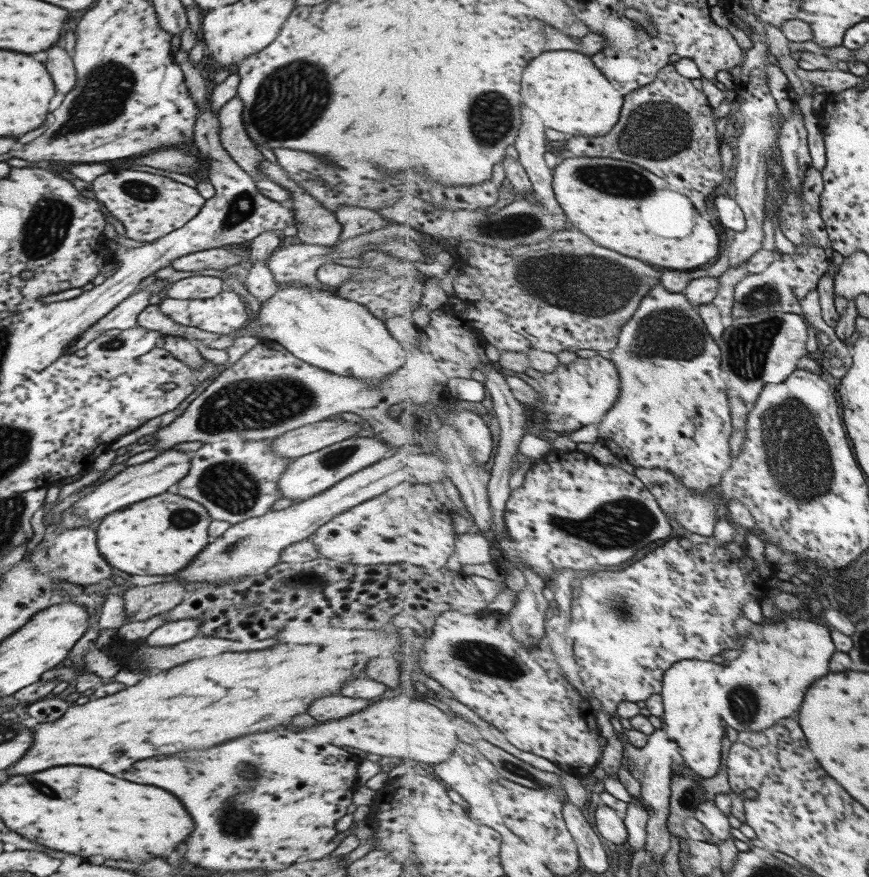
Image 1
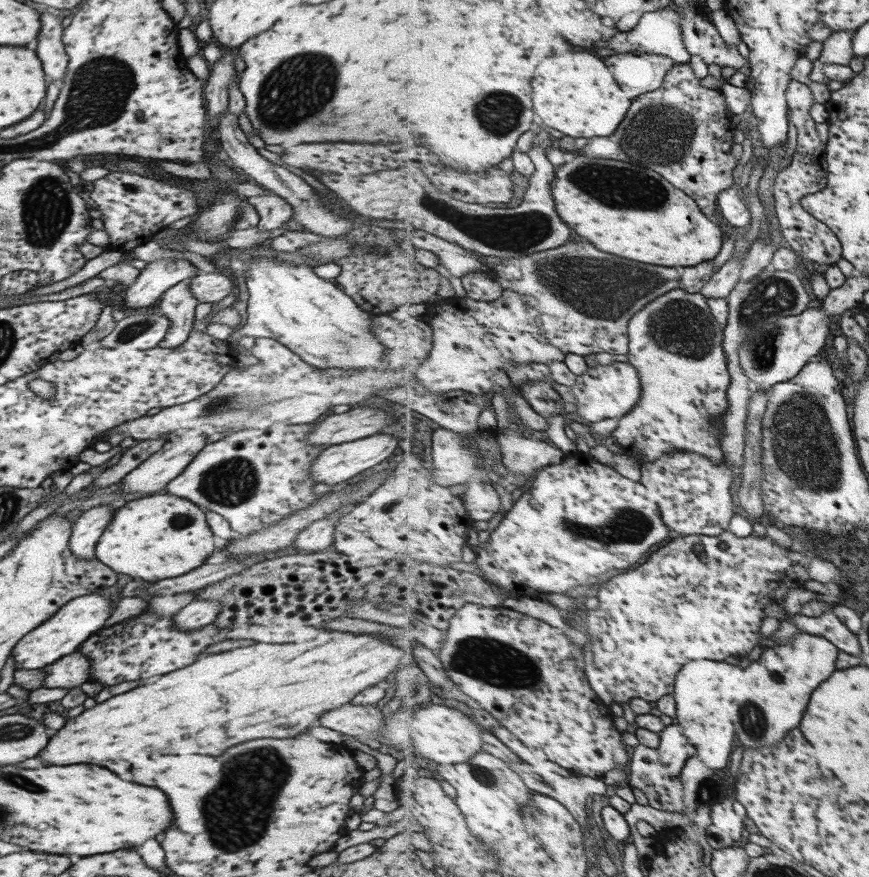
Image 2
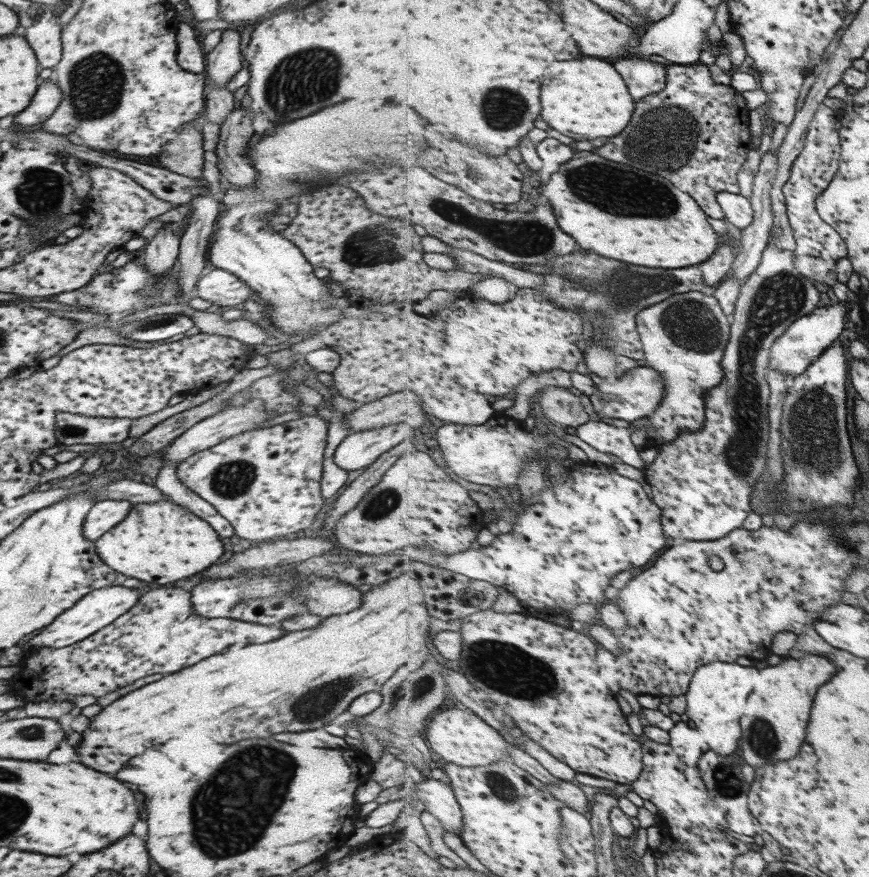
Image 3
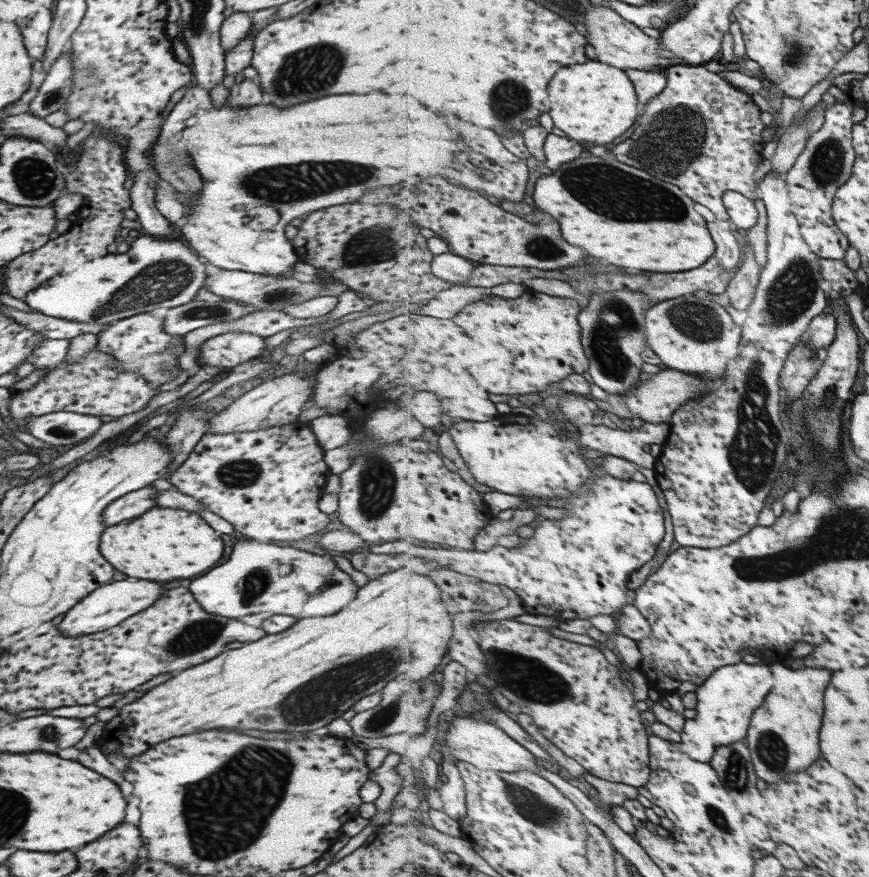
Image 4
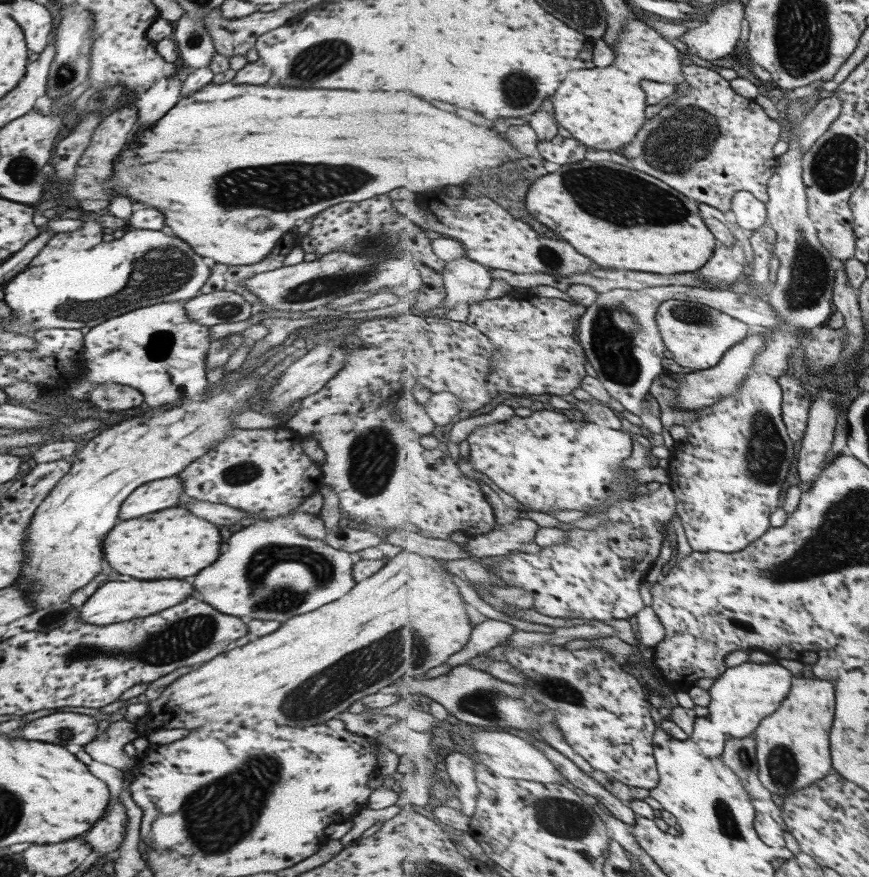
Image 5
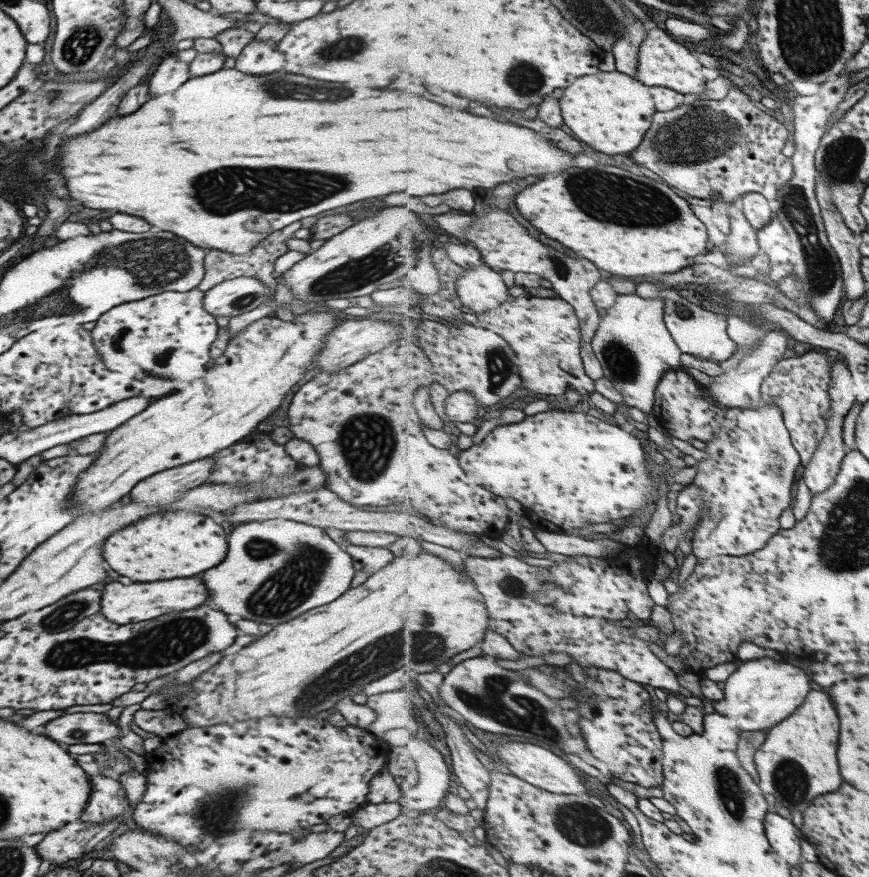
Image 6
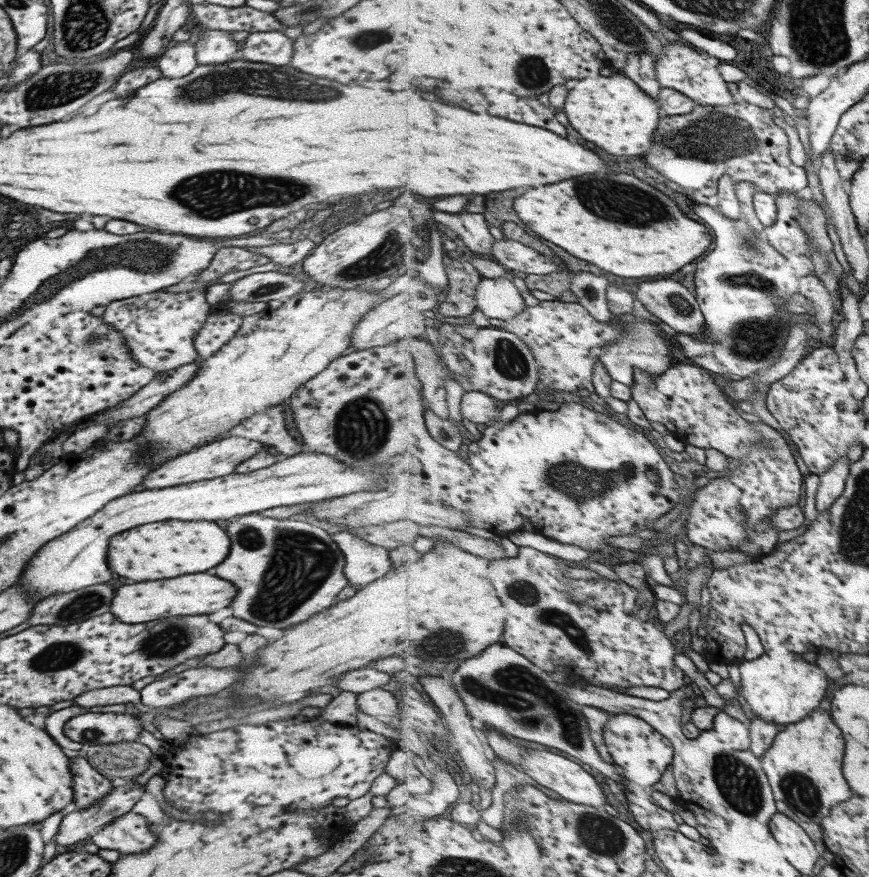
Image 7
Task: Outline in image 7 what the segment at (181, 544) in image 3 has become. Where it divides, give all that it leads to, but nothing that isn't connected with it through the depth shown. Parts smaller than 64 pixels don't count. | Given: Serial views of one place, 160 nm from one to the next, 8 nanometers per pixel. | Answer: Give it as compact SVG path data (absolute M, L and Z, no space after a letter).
M151 522L129 528L107 540L107 566L133 582L175 578L181 574L195 574L217 566L229 552L227 534L213 522Z

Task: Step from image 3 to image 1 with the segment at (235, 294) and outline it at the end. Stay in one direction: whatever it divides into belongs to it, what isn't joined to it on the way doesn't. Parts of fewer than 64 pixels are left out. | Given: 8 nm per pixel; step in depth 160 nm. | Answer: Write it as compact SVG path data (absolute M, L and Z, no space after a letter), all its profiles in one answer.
M194 275L170 283L163 290L163 296L177 300L205 300L217 296L224 287L225 284L218 277Z

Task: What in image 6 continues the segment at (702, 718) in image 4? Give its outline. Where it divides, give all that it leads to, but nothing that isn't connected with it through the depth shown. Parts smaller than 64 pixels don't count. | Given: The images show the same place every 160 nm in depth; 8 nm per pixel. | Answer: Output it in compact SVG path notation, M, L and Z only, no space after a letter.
M768 655L738 662L735 670L724 681L723 692L729 704L726 716L739 726L739 731L771 729L793 715L811 691L810 675L785 660L780 662Z

